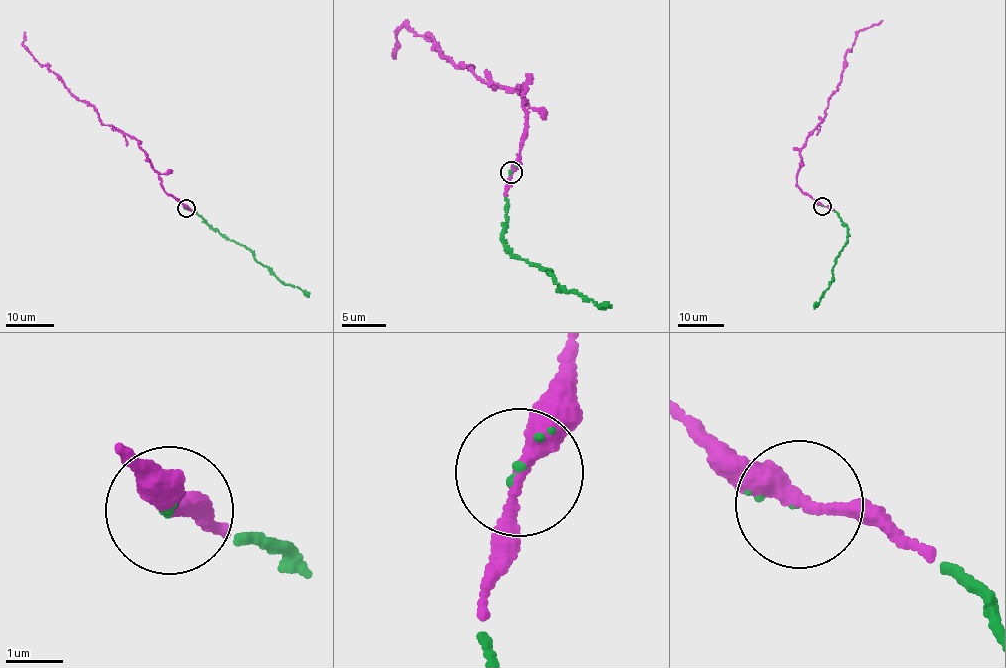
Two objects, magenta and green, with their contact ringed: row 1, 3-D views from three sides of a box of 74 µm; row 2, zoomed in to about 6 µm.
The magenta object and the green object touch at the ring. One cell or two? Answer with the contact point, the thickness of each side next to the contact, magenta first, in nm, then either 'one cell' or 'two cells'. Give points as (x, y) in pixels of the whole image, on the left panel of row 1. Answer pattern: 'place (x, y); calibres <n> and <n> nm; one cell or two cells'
place (186, 208); calibres 300 and 70 nm; one cell

